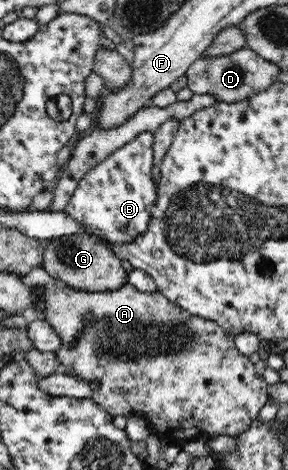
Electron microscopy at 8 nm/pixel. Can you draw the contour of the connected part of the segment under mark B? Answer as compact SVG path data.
M143 132L82 177L65 212L86 225L93 234L104 236L113 244L132 242L146 230L157 204L156 186L152 183L152 159L153 133Z

